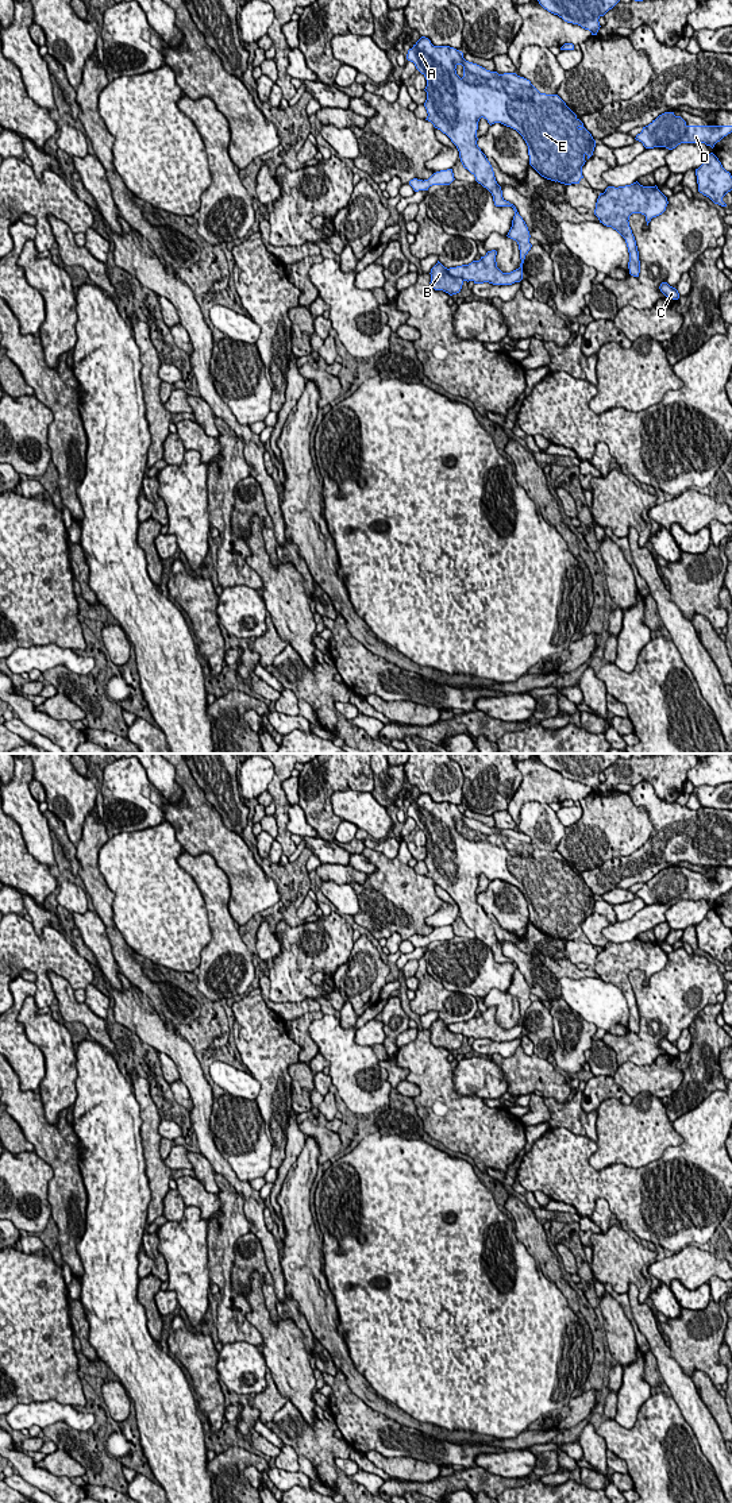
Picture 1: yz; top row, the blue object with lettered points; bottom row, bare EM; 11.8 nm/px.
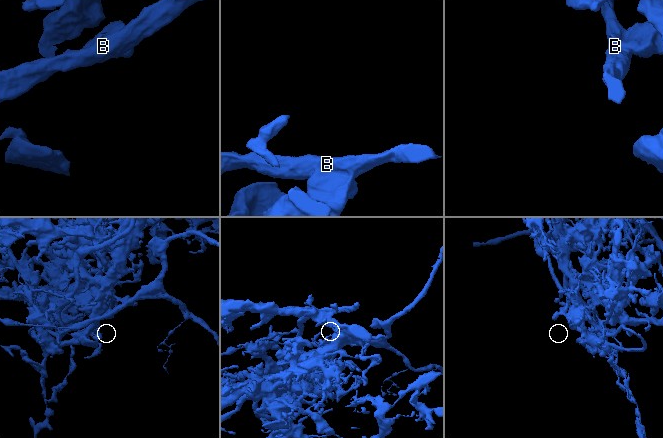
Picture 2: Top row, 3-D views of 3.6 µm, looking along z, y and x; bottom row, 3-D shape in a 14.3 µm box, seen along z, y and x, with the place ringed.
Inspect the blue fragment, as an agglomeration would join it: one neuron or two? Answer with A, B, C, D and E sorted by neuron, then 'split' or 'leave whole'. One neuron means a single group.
A C D E / B | split

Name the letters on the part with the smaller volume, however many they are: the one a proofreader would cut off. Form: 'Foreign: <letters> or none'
Foreign: B

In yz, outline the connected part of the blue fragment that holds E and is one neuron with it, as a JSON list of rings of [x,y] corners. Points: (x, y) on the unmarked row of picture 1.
[[[425,793],[408,806],[407,816],[427,836],[425,876],[451,895],[463,924],[492,949],[494,961],[515,967],[506,993],[519,1001],[519,1025],[502,1029],[497,1024],[497,1007],[492,1006],[479,1017],[447,1028],[474,1040],[520,1038],[525,1011],[532,1003],[531,991],[516,963],[502,953],[493,924],[477,901],[479,875],[516,886],[528,902],[529,921],[542,933],[565,941],[579,940],[583,934],[582,922],[593,912],[596,897],[558,851],[540,849],[516,829],[486,826],[466,817],[462,808],[434,802]]]

